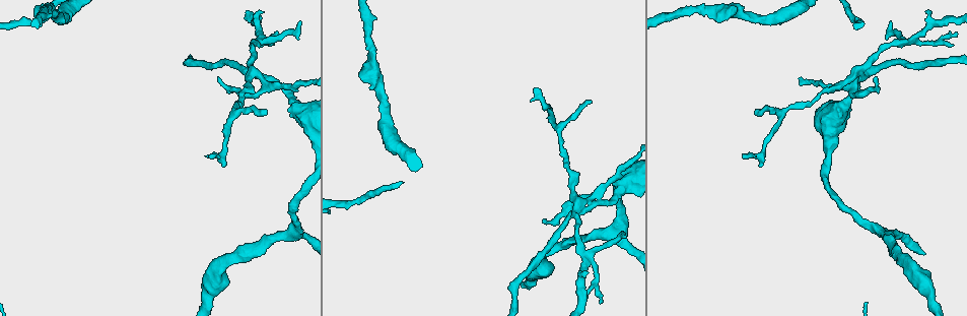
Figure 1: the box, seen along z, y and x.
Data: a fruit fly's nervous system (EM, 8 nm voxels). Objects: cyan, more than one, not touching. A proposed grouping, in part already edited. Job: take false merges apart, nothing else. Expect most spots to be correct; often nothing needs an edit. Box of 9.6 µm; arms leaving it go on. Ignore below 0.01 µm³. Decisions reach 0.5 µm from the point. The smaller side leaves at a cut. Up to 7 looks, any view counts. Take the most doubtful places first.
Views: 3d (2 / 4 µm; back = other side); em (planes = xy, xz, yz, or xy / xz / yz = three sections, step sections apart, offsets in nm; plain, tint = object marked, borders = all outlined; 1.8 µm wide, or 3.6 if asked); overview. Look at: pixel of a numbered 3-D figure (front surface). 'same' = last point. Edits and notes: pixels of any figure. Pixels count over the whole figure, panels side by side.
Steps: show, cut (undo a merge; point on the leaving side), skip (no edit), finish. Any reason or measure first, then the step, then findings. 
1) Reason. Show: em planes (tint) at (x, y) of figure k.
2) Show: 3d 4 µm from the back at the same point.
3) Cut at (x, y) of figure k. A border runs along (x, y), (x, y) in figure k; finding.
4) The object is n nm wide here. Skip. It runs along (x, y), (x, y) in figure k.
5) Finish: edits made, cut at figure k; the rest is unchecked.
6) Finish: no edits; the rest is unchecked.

Abrupt turn. Show: em planes (plain) at (908, 42) of figure 1.

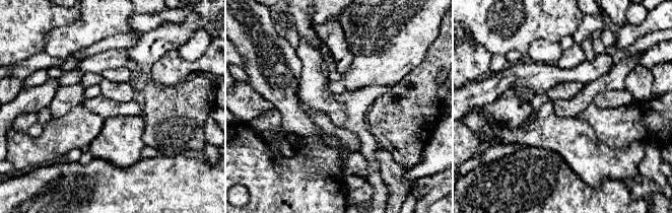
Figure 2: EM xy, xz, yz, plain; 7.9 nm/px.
Where the object lies. Show: em planes (tint) at the same point.

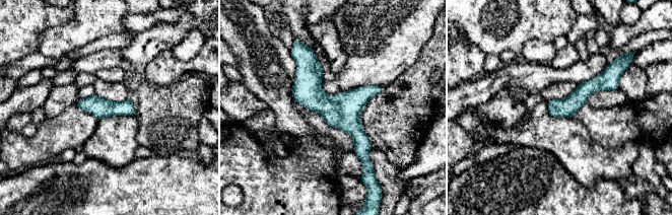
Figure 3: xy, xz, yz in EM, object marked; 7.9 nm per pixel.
Skip. It runs along (301, 56), (364, 159) in figure 3; one neuron here.

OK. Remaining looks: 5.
Thick turns thin. Show: 3d 4 µm at (544, 261) of figure 1.

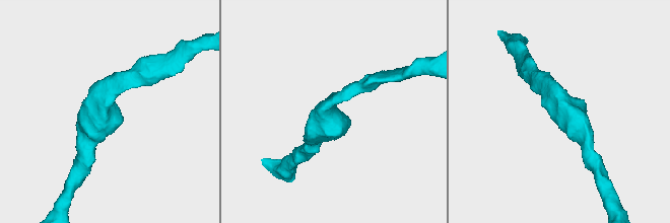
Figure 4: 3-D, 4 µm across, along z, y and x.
The arms are 220, 340 nm wide. Show: em planes (tint) at (329, 105) of figure 4.

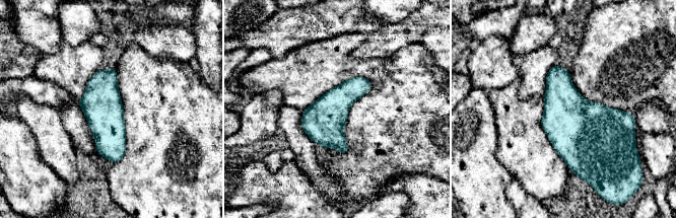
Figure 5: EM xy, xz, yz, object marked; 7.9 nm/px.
Skip. All the same neuron.

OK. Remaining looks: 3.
A fork. Show: 3d 4 µm at (880, 231) of figure 1.

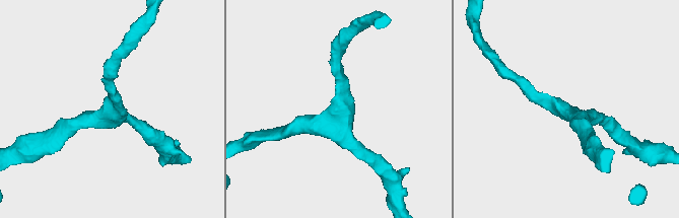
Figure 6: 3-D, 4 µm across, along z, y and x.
3 arms meet here; the arms are 190, 240, 260 nm wide. Show: em planes (tint) at (336, 110) of figure 6.

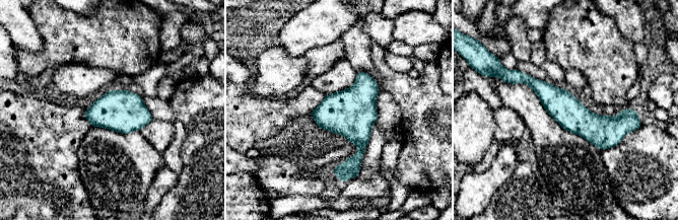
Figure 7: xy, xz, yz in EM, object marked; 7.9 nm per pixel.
Skip. It runs along (514, 81), (528, 79), (584, 123), (627, 116) in figure 7; all the same neuron.

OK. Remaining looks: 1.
Finish: no edits; the rest is unchecked.

